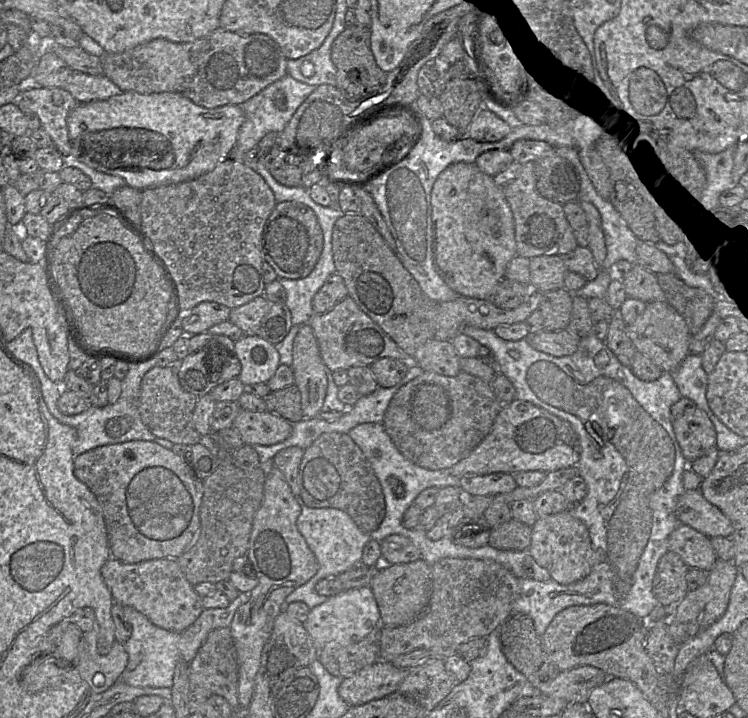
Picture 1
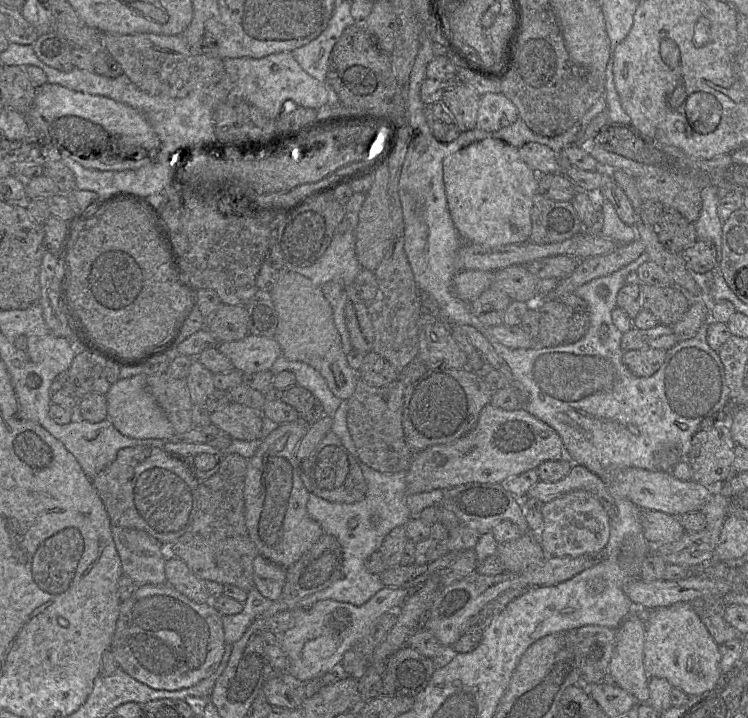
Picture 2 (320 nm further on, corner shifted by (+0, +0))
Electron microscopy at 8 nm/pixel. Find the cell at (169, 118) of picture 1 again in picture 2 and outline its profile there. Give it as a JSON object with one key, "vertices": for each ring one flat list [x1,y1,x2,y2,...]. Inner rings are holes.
{"vertices":[[46,83,37,87,34,103,25,115,29,124,40,131,42,145,52,145,62,157,69,157,87,169,101,171,136,170,148,164,156,155,160,139,146,117,133,107,102,95,74,91]]}

